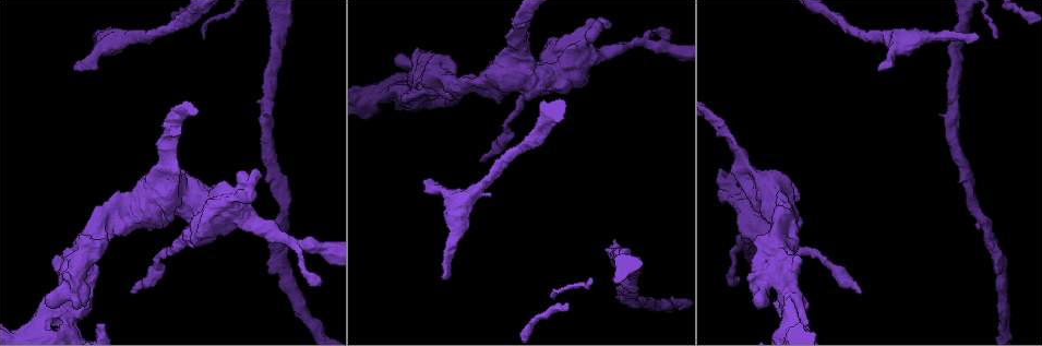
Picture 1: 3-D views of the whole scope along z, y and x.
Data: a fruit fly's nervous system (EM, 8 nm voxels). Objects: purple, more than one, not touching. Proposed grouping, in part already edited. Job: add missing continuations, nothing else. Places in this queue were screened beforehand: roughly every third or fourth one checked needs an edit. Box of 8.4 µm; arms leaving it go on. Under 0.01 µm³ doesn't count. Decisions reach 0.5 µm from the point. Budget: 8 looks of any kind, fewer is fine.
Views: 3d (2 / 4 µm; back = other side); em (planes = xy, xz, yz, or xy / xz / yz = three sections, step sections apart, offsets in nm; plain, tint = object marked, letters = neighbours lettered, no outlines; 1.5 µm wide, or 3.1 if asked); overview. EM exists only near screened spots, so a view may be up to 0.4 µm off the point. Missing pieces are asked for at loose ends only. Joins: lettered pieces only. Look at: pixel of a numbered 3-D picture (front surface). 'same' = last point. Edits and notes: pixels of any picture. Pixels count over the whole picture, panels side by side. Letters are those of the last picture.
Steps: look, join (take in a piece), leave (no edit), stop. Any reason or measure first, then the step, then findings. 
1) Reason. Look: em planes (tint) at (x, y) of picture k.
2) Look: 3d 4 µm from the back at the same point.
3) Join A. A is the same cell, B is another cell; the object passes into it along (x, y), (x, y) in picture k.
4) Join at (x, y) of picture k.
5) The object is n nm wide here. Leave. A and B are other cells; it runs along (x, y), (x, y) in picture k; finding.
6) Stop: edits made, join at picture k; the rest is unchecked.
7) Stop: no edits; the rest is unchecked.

An open end. Look: 3d 2 µm at (667, 39) of picture 1.

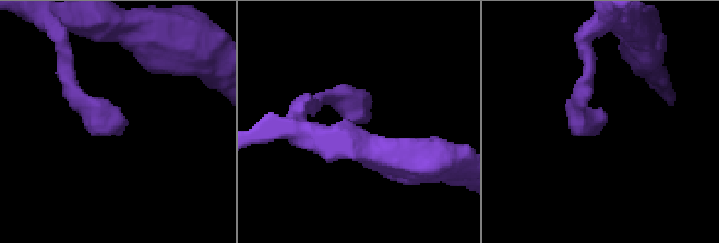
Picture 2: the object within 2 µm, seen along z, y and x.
Look: em planes (plain) at (600, 128) of picture 2.

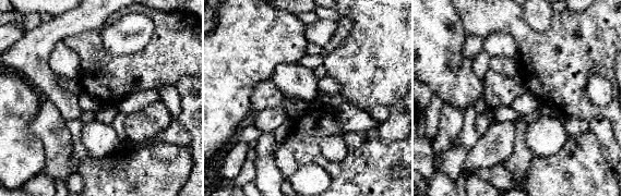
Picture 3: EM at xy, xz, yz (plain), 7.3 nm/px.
See the neighbours. Look: em planes (letters) at the same point.

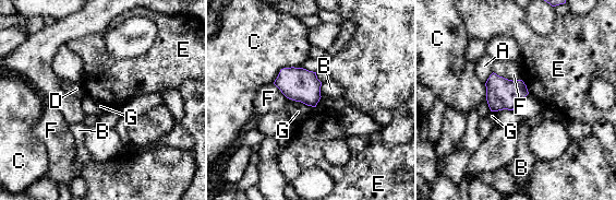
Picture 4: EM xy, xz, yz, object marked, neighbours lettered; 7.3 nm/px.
The object is 220 nm wide here. Leave. A, B, C, D, E, F and G are other cells; a border runs along (287, 97), (314, 107) in picture 4; no lettered piece goes on from it.

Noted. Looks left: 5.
Free end. Look: 3d 4 µm at (130, 292) of picture 1.

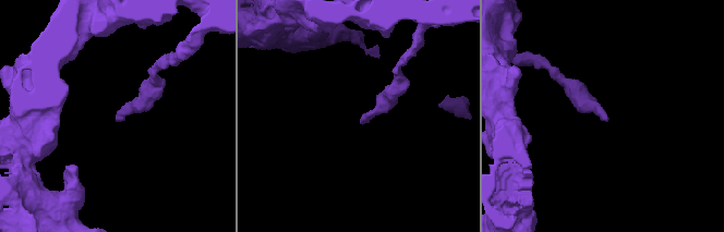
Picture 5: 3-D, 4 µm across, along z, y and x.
Now the EM. Look: em planes (letters) at (606, 115) of picture 5.

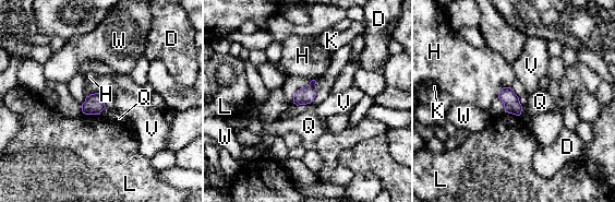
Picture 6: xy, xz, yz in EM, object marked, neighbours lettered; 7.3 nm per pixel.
The longest contact is with L, 130 nm. Leave. D, H, K, L, Q, V and W are other cells; none of them fits.

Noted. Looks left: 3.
Branch stops here. Look: em xy step 4 (letters) at (442, 277) of picture 1.

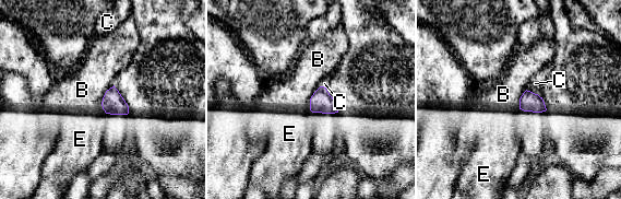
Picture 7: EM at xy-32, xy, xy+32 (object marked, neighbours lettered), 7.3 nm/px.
The longest contact is with B, 220 nm. Leave. B, C and E are other cells; none of them fits.

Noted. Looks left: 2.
Stop: no edits; the rest is unchecked.

